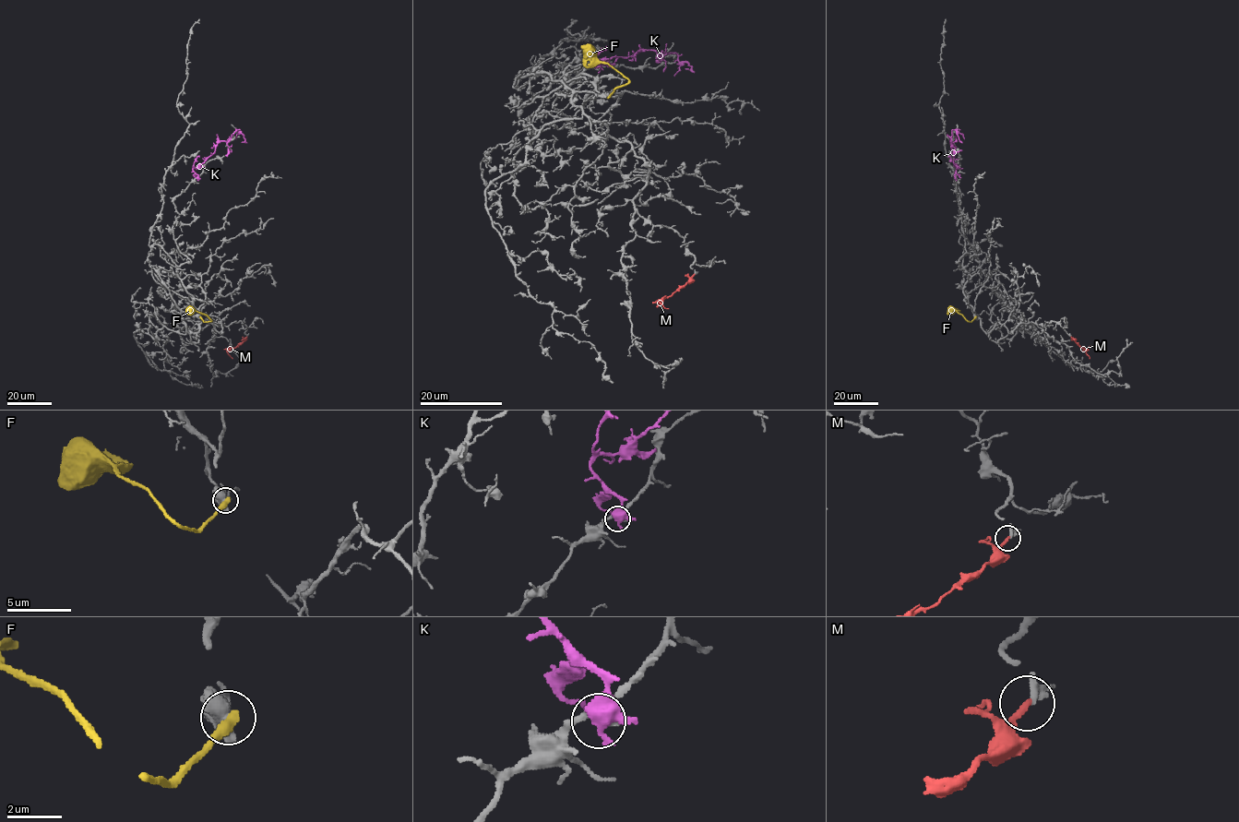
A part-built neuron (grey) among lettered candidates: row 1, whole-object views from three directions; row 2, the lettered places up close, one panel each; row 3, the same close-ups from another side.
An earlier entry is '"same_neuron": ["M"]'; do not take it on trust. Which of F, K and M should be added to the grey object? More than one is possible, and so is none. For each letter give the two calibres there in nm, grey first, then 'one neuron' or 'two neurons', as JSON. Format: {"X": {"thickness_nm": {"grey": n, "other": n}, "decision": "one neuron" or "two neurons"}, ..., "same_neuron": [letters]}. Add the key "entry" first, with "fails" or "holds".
{"entry": "holds", "F": {"thickness_nm": {"grey": 550, "other": 360}, "decision": "two neurons"}, "K": {"thickness_nm": {"grey": 220, "other": 400}, "decision": "two neurons"}, "M": {"thickness_nm": {"grey": 140, "other": 240}, "decision": "one neuron"}, "same_neuron": ["M"]}

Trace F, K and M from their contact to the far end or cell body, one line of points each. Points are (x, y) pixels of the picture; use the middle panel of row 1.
F: (608, 97), (628, 80), (598, 60), (591, 50), (581, 45)
K: (602, 60), (595, 61), (605, 64), (613, 56), (633, 56), (646, 50), (674, 53), (691, 66), (685, 69)
M: (694, 275), (685, 285), (658, 301), (668, 308)

